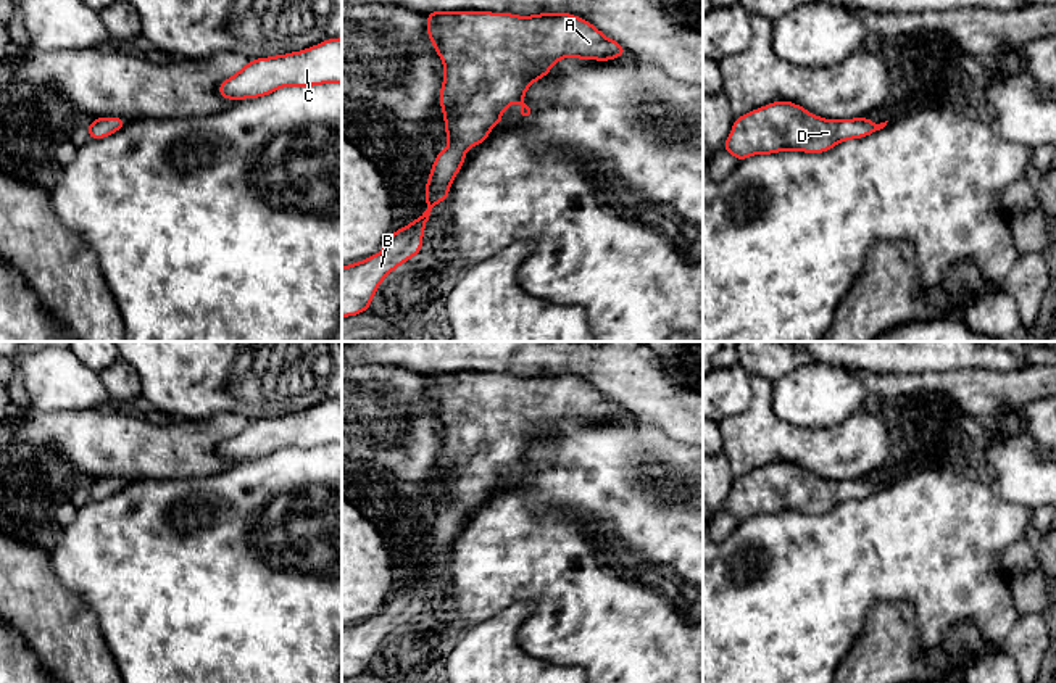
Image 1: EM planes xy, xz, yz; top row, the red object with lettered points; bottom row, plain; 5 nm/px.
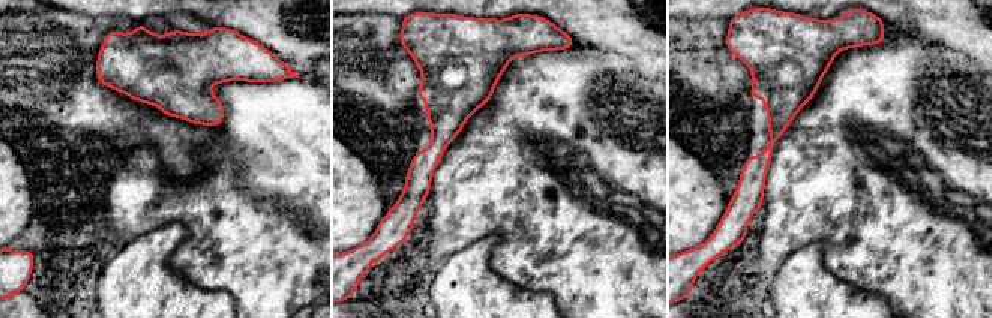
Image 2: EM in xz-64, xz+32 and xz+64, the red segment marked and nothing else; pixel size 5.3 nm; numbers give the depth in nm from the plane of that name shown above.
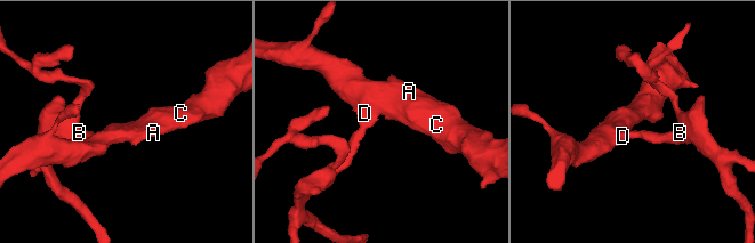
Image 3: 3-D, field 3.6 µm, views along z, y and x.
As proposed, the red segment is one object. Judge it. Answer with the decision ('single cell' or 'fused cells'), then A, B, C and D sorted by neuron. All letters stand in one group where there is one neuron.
single cell; A B C D

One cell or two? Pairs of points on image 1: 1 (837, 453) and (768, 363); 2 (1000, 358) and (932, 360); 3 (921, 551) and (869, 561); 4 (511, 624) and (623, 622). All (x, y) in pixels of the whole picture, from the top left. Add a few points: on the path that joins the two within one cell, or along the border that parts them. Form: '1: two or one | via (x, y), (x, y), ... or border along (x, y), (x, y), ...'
1: two | border along (753, 376), (763, 376), (773, 382)
2: one | via (984, 358), (948, 358)
3: one | via (908, 551), (882, 551)
4: two | border along (482, 620), (531, 601), (516, 641), (537, 658)

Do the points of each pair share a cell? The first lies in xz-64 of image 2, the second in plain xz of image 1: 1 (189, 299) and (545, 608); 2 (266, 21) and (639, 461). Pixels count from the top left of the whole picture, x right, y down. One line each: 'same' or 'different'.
1: different
2: different

